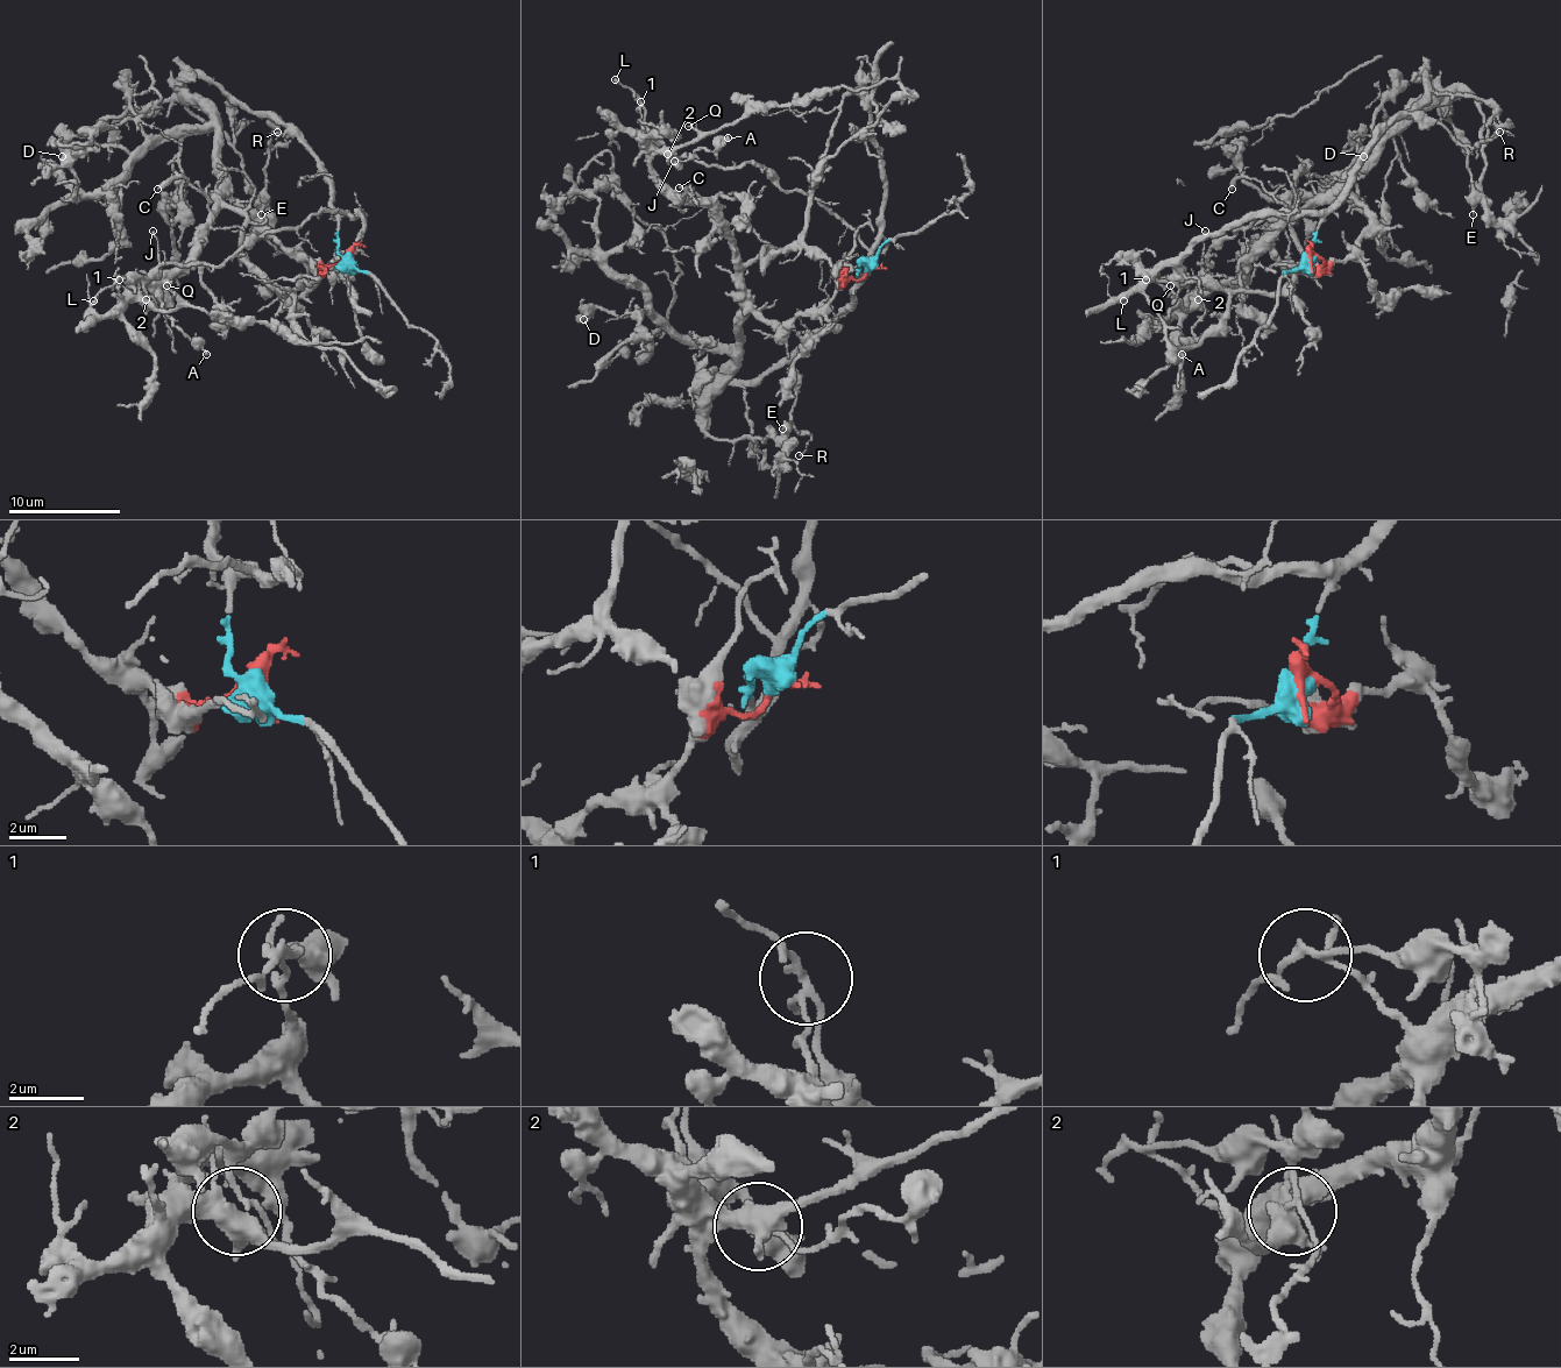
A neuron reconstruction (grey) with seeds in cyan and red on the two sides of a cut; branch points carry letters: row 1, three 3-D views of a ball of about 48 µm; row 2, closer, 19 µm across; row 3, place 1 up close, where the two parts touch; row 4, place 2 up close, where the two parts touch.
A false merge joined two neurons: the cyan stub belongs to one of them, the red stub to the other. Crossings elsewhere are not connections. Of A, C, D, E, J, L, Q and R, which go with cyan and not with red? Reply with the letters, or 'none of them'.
A, E, J, L, R

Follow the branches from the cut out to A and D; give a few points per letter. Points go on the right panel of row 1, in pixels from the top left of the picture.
A: (1312, 257), (1318, 215), (1264, 212), (1226, 238), (1206, 260), (1212, 266), (1200, 266), (1206, 313), (1180, 355)
D: (1312, 257), (1334, 266), (1356, 246), (1368, 210), (1352, 176), (1390, 128), (1360, 151), (1352, 137), (1362, 156)

